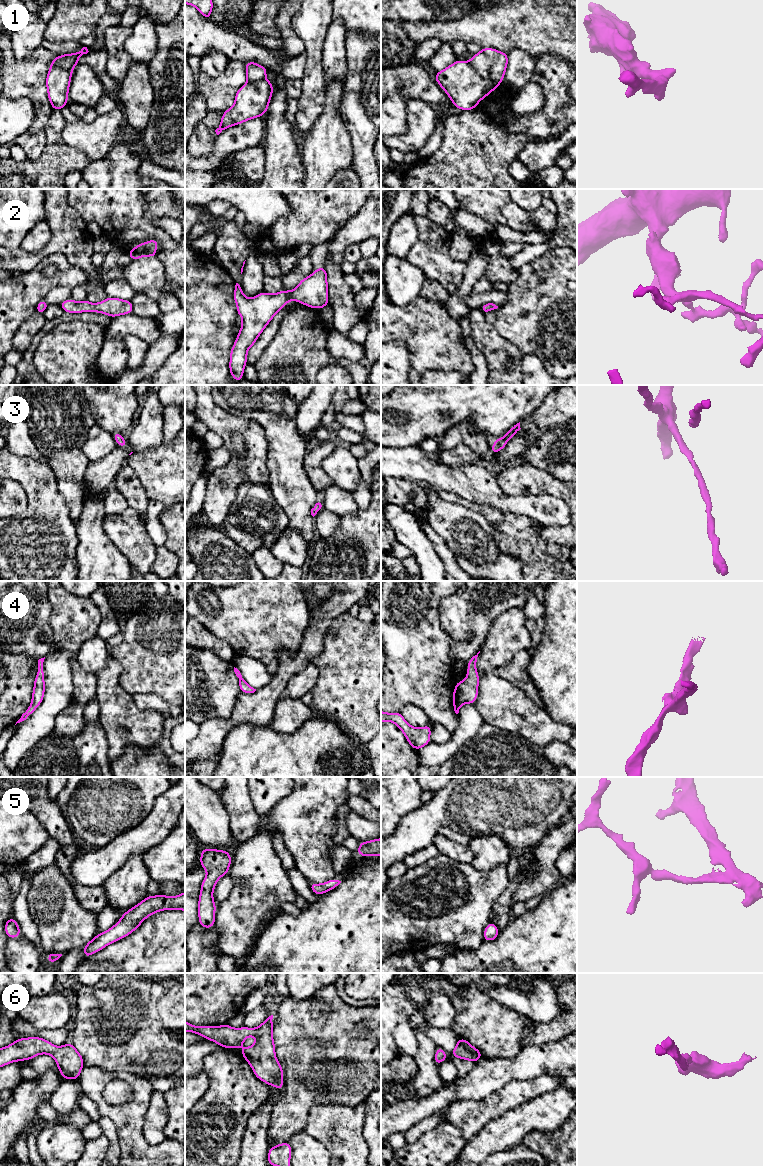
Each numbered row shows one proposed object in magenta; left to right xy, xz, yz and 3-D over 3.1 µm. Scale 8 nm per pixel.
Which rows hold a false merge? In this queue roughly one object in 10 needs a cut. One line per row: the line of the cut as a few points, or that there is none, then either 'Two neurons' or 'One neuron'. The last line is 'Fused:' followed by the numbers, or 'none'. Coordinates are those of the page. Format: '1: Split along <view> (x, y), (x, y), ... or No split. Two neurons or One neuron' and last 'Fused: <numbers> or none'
1: Split along yz (468, 62), (484, 78), (500, 83). Two neurons
2: No split. One neuron
3: No split. One neuron
4: No split. One neuron
5: No split. One neuron
6: No split. One neuron
Fused: 1

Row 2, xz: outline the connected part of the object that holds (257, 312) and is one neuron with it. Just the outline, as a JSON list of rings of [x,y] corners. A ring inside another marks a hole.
[[[319,267],[310,276],[302,279],[292,291],[282,290],[277,294],[262,292],[247,299],[238,283],[233,298],[237,313],[242,317],[242,327],[230,353],[230,375],[239,382],[243,379],[247,364],[247,352],[271,319],[290,301],[295,300],[310,308],[322,309],[329,304],[327,271]]]

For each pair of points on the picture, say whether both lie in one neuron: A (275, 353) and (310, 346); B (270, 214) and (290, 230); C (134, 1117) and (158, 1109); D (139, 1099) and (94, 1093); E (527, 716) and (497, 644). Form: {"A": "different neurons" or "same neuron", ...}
{"A": "same neuron", "B": "different neurons", "C": "different neurons", "D": "same neuron", "E": "same neuron"}

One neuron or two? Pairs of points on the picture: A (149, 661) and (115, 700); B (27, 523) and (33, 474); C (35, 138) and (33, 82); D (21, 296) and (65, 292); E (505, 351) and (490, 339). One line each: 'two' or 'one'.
A: two
B: one
C: one
D: two
E: one

